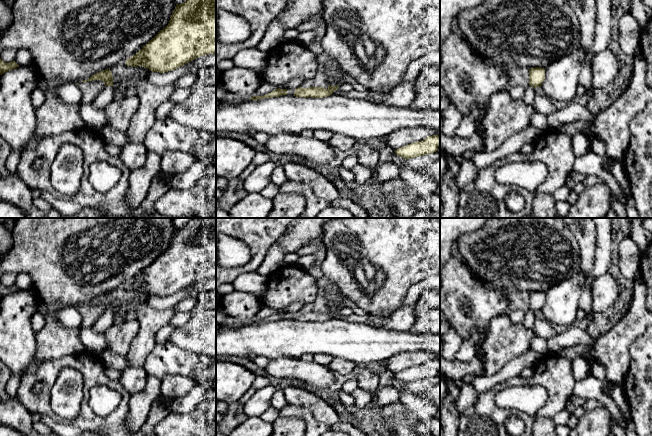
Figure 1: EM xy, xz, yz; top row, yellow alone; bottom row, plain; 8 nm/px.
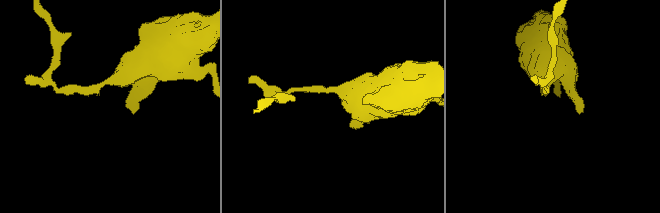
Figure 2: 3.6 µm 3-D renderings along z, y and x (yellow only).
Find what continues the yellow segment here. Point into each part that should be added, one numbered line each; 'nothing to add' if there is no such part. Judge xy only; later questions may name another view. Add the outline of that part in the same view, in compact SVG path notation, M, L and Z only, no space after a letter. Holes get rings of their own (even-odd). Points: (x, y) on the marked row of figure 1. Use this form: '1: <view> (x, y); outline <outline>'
1: xy (105, 96); outline M105 86L92 102L92 105L99 109L104 109L112 101L115 86Z

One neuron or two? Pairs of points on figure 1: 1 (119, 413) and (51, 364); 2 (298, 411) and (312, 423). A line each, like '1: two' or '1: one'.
1: one
2: one

